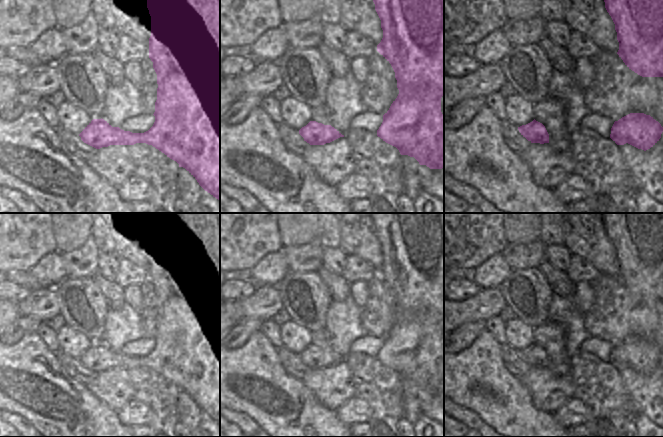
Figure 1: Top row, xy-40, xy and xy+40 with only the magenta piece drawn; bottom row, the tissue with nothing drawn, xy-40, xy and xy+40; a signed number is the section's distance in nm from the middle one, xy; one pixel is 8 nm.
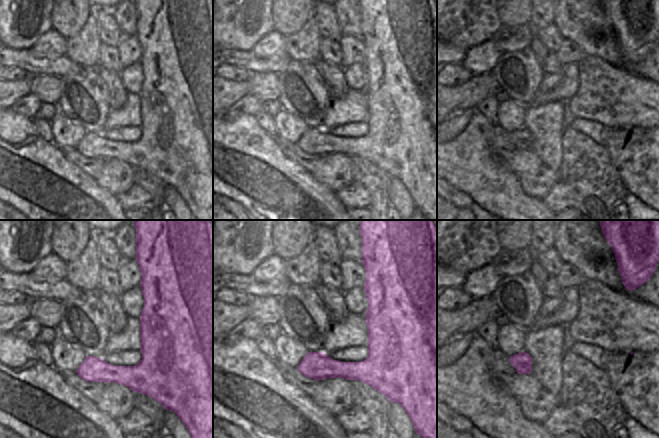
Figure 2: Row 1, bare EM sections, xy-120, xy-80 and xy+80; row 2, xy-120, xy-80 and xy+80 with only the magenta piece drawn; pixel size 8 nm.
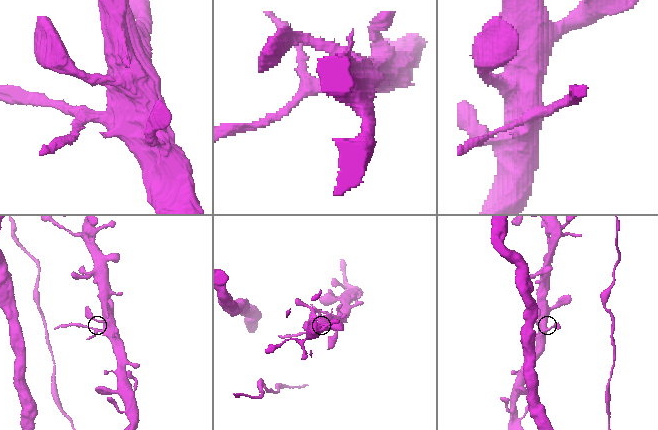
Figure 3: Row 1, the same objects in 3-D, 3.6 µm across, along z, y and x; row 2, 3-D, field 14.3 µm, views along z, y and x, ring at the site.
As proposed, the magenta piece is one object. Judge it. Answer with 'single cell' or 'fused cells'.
fused cells

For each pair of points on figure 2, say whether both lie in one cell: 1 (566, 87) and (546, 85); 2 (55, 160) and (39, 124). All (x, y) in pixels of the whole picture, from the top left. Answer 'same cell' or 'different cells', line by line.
1: different cells
2: different cells

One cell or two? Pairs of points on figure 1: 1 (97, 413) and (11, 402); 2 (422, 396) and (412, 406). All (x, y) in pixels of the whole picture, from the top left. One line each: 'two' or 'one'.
1: one
2: two

